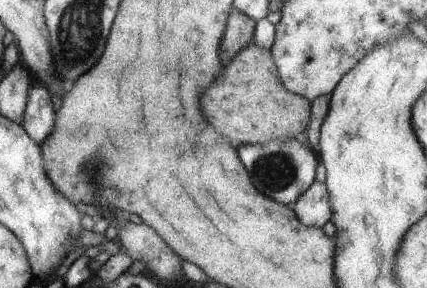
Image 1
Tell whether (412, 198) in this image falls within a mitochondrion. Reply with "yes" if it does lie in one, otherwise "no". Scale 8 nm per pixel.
no

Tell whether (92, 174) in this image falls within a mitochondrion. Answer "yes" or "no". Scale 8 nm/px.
yes

